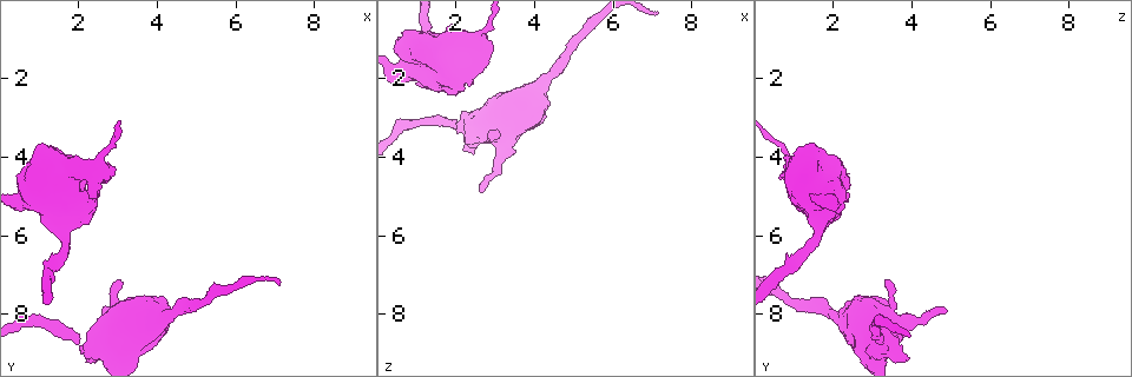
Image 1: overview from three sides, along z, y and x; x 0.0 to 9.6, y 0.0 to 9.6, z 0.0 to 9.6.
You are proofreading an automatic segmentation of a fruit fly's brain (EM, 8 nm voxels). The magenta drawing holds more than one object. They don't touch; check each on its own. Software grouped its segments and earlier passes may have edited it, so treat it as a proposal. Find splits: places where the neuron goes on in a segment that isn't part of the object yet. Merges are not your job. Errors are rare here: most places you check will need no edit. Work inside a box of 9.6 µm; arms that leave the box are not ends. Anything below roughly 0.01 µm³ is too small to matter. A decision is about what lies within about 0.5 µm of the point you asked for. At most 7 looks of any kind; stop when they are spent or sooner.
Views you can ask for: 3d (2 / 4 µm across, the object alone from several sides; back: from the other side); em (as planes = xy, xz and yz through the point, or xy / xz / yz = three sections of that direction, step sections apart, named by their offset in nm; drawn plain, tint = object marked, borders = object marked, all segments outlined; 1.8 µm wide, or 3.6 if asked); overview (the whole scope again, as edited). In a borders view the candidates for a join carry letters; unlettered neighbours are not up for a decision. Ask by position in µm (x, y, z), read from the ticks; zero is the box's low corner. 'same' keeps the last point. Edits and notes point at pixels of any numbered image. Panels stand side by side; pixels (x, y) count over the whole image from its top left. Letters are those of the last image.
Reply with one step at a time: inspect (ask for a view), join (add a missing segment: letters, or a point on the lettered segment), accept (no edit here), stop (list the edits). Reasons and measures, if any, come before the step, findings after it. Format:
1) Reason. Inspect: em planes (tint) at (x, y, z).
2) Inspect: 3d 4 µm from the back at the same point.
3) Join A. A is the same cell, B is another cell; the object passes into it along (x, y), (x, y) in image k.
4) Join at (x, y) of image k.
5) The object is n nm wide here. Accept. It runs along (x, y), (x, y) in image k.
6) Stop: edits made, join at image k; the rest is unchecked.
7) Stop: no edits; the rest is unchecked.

Free end. Inspect: em planes (plain) at (3.05, 7.10, 3.30).

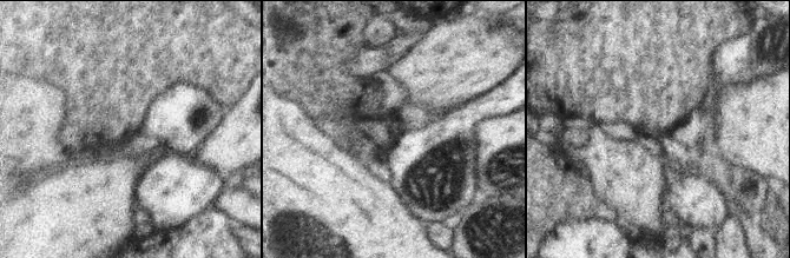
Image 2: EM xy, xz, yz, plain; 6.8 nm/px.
What lies round it. Inspect: em planes (borders) at the same point.

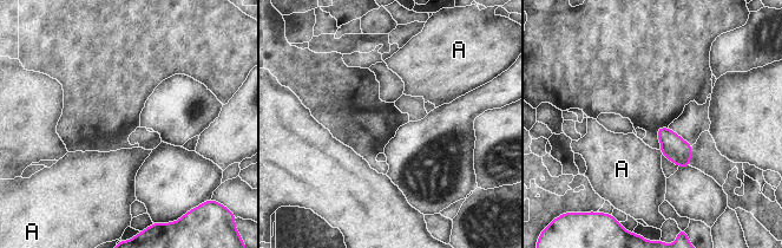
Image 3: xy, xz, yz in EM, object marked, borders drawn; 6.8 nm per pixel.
The object is 130 nm wide here. Accept. A is another cell; a border runs along (659, 149), (663, 154) in image 3; no lettered segment goes on from it.

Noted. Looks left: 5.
An open end. Inspect: em 3.6 µm planes (borders) at (2.65, 7.85, 4.85).

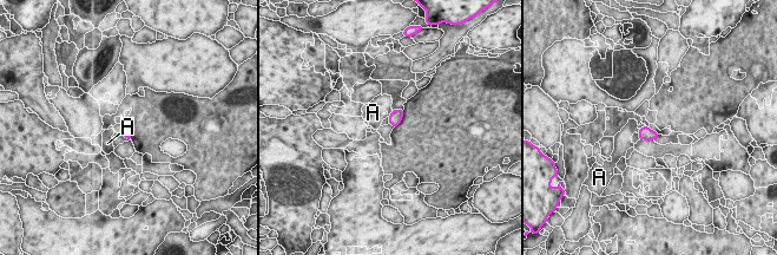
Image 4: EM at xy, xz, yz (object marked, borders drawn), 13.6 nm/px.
The object is 100 nm wide here. Accept. A is another cell; a border runs along (393, 111), (388, 116) in image 4; no lettered segment goes on from it.

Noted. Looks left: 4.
Abrupt turn. Inspect: 3d 4 µm at (2.35, 4.35, 1.05).

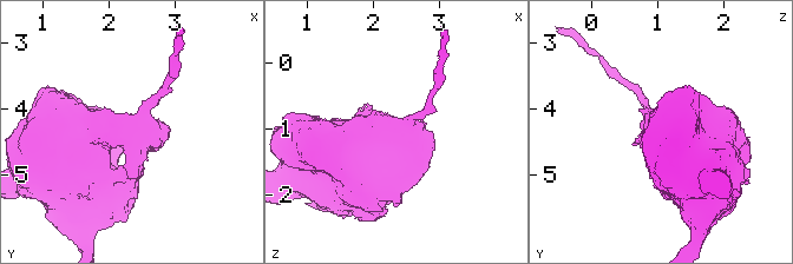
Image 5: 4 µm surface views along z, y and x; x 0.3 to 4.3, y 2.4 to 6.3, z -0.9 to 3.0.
Shape alone is not enough. Inspect: em 3.6 µm planes (borders) at (2.40, 4.25, 1.05).

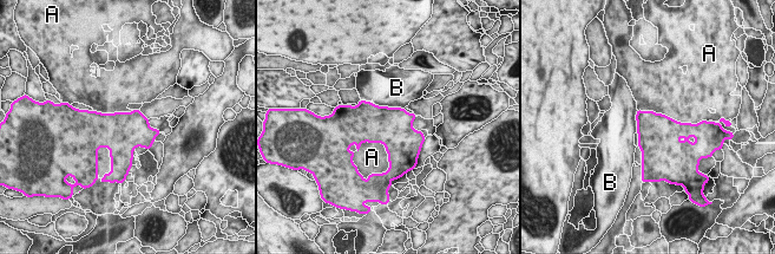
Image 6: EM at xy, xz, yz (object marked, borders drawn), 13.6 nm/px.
Accept. A and B are other cells; no lettered segment goes on from it.

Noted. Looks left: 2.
Stop: no edits; the rest is unchecked.

